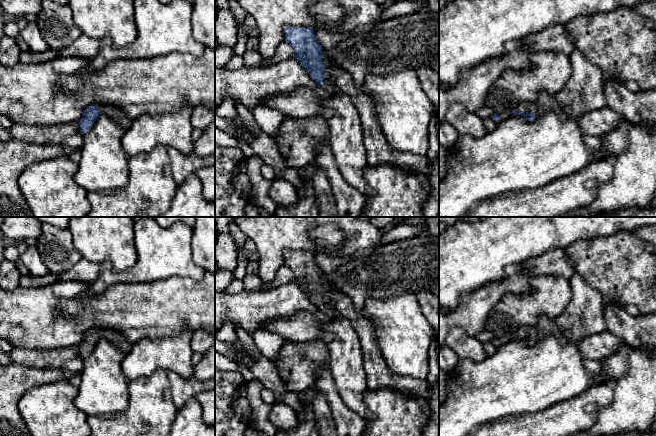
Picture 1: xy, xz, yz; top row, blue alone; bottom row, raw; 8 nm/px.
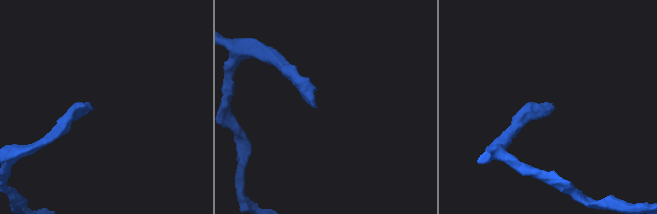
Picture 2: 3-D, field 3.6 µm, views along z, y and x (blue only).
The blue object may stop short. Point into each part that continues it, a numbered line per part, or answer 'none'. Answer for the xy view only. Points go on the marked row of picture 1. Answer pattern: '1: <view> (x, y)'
1: xy (115, 113)

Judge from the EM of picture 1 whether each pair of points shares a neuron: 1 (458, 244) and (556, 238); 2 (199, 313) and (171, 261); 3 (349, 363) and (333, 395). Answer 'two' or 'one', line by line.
1: one
2: two
3: two

